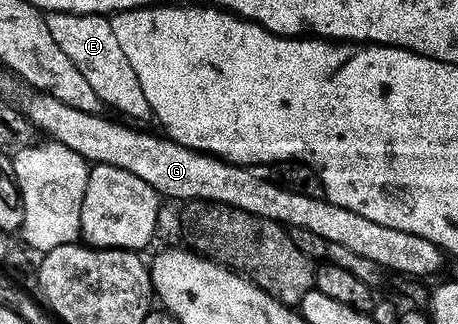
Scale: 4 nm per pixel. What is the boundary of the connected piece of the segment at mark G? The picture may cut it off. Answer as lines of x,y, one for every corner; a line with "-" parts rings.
30,91
27,94
26,102
21,102
20,108
33,123
35,130
41,134
47,133
47,138
76,151
91,164
130,171
163,198
230,204
242,211
251,212
254,217
276,221
289,228
303,228
348,247
361,258
372,259
383,271
391,274
405,273
410,278
429,279
433,273
442,269
442,248
420,235
396,231
396,227
384,227
384,223
364,219
364,215
356,215
356,211
348,211
348,207
340,207
324,197
300,195
296,191
285,189
277,180
265,181
264,178
257,177
253,168
235,165
212,153
201,153
199,149
186,148
165,135
157,137
154,133
141,133
140,130
133,129
133,124
121,125
118,121
109,121
102,113
76,111
76,107
68,107
68,103
60,103
60,99
47,93

